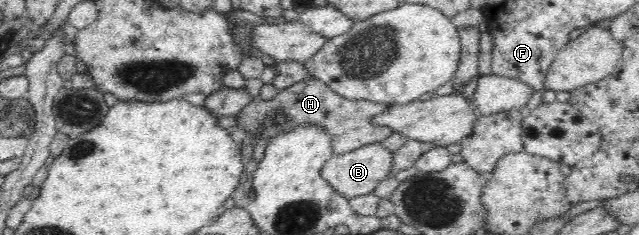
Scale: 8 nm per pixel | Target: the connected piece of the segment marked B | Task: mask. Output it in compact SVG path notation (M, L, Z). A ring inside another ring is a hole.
M379 142L362 146L360 149L352 150L347 154L334 154L320 170L320 174L336 192L348 197L370 194L374 188L388 178L393 163L394 154L382 147Z

